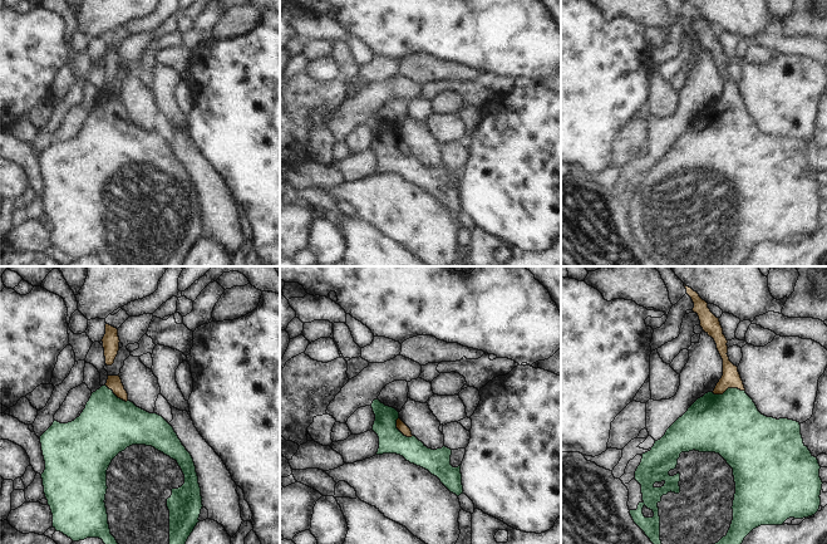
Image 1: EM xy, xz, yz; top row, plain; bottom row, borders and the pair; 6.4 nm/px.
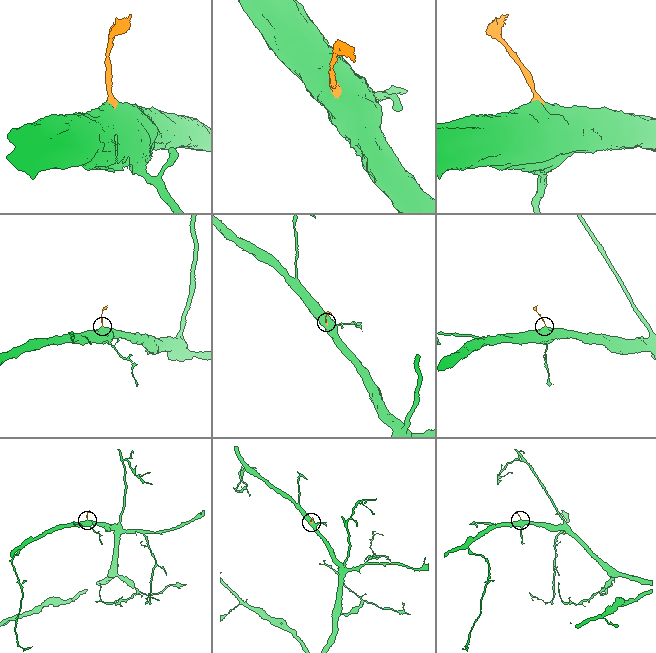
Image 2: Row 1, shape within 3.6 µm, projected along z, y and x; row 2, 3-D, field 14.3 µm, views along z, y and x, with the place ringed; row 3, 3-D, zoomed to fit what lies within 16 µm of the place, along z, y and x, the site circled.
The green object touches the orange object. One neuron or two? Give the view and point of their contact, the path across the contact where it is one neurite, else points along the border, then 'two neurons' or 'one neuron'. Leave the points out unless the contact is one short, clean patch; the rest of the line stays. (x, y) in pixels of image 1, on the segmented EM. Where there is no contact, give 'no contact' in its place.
meets green in yz at (728, 388); runs through yz (730, 425), (728, 388), (730, 378); one neuron

